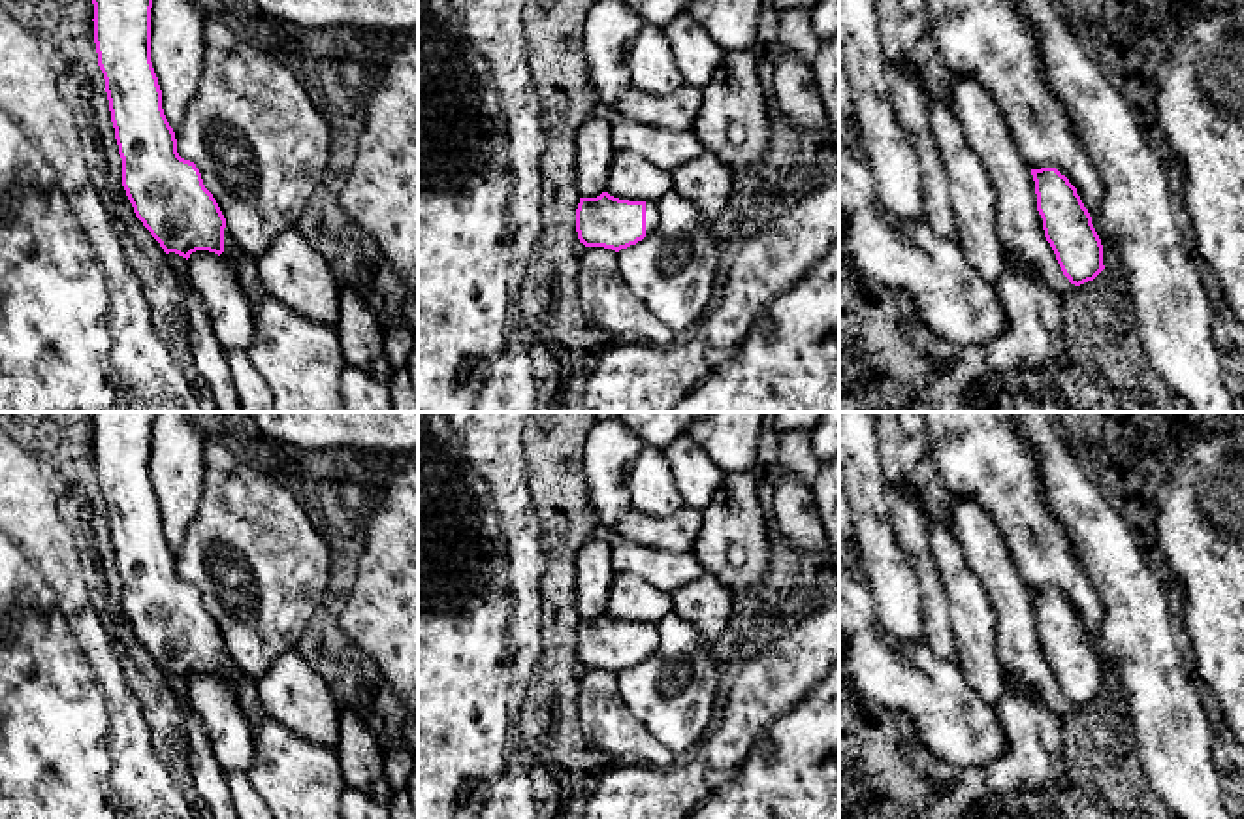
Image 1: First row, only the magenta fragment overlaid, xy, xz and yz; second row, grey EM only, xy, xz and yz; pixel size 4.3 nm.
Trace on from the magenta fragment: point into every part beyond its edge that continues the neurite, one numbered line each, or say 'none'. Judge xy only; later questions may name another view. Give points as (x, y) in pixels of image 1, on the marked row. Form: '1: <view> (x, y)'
1: xy (245, 266)

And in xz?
1: xz (652, 213)

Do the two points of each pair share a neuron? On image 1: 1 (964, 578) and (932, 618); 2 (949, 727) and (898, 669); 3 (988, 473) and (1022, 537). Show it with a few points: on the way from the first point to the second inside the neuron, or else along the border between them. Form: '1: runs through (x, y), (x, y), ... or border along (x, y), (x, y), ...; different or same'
1: border along (936, 556), (951, 616), (951, 631), (958, 642); different
2: runs through (941, 712), (913, 684); same
3: runs through (1004, 488), (1013, 497), (1022, 522); same

